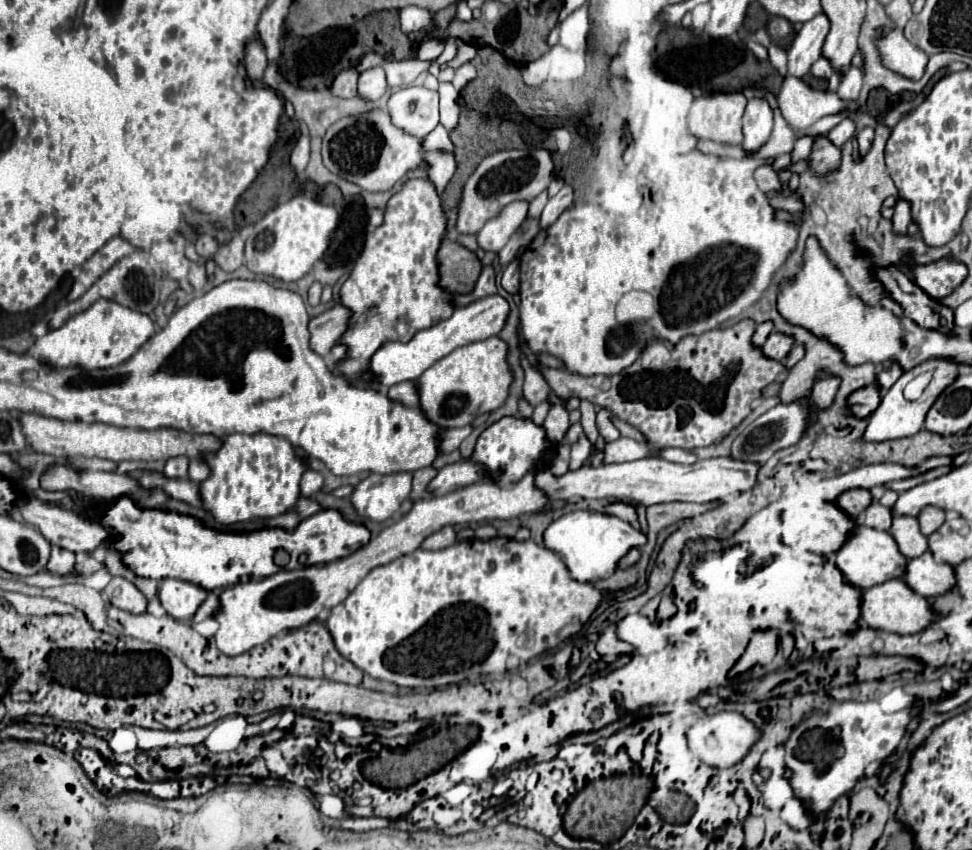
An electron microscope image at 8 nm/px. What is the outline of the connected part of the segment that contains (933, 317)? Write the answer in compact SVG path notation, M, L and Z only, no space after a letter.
M889 265L887 269L871 269L871 273L887 289L887 295L891 295L903 307L905 315L919 327L939 329L943 333L953 331L953 311L927 297L927 293L923 293L897 265Z

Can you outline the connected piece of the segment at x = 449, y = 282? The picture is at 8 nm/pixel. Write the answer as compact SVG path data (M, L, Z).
M445 237L437 253L439 287L447 293L469 293L479 277L481 263L469 249Z

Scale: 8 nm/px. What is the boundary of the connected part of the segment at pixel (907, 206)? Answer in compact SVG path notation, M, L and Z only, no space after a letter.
M899 199L895 205L895 215L893 215L893 231L905 233L909 223L911 223L911 203Z

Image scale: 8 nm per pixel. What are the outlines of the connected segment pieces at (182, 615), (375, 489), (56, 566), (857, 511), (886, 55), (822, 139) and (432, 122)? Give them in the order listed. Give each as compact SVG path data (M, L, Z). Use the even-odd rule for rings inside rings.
M163 579L159 587L159 599L173 619L189 621L193 619L199 605L207 599L207 591L189 581Z
M371 473L359 485L355 485L349 501L361 517L371 521L385 521L411 493L411 473Z
M53 547L51 557L47 563L47 571L57 573L57 575L69 575L75 565L75 553L67 553L67 549Z
M851 489L837 497L837 507L843 513L847 513L851 519L859 519L869 503L871 503L871 495L867 489Z
M885 29L883 35L875 39L875 47L879 49L881 63L893 73L911 81L919 81L925 75L929 55L911 45L901 29Z
M817 136L809 155L809 167L817 177L837 171L841 167L841 149L825 136Z
M409 87L391 95L389 113L393 123L415 135L427 137L439 125L439 93L425 87Z

